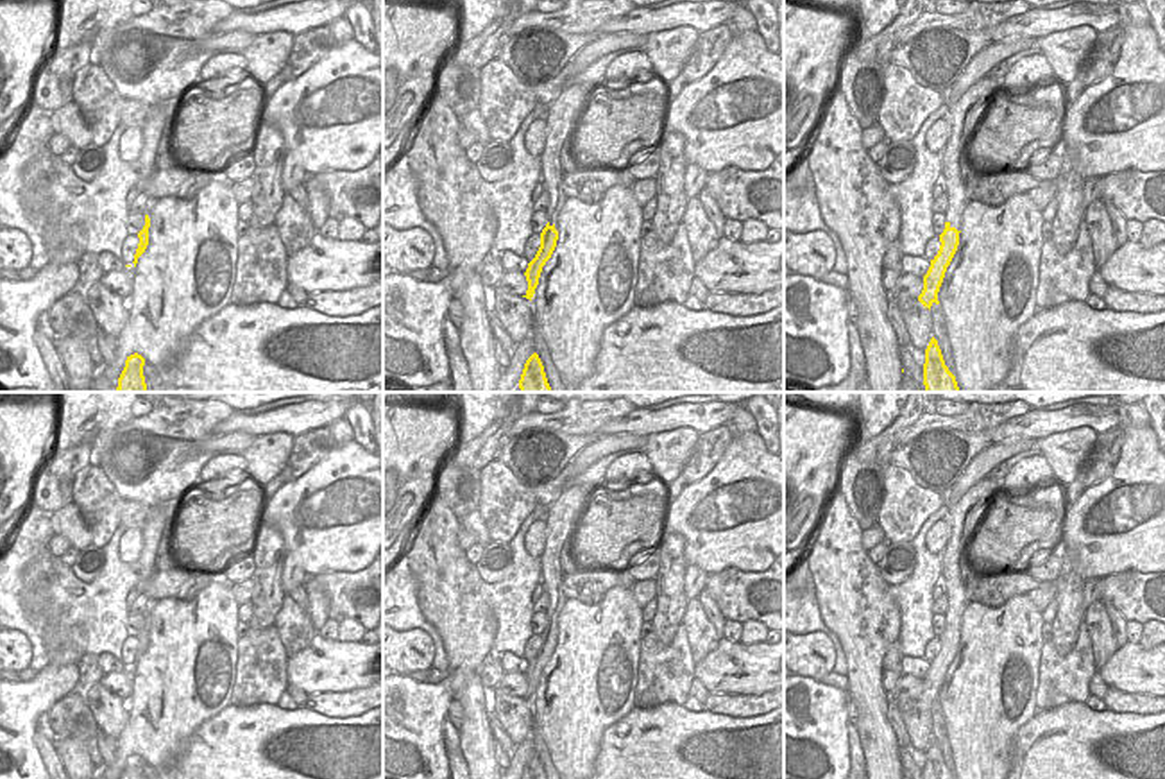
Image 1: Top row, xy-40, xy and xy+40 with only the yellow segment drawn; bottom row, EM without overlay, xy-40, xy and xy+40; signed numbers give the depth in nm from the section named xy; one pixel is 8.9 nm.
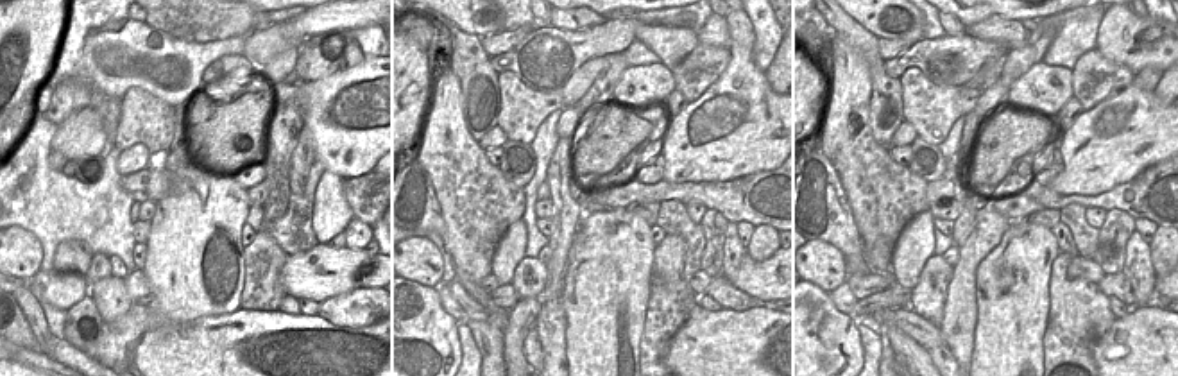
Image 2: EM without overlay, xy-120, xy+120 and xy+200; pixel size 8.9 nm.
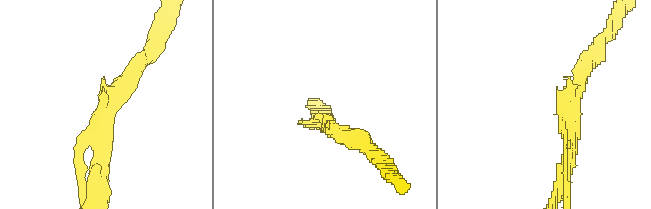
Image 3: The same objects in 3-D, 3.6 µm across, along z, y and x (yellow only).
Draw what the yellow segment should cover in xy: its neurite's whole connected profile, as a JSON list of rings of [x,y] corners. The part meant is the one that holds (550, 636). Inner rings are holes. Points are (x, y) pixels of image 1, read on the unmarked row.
[[[548,623],[546,629],[540,634],[540,648],[539,648],[535,659],[528,664],[528,670],[524,673],[526,682],[528,682],[528,691],[523,698],[531,702],[535,689],[539,686],[542,668],[551,659],[551,655],[557,648],[557,641],[558,641],[558,632],[555,630],[555,625],[551,627]]]

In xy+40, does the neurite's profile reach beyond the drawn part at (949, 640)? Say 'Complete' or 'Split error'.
Complete.

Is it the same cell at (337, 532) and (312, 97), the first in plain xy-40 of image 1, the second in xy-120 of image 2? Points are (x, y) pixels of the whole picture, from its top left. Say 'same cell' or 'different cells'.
same cell

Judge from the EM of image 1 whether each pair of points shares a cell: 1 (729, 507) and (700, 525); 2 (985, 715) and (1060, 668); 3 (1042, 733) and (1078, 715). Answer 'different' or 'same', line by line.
1: same
2: different
3: same

